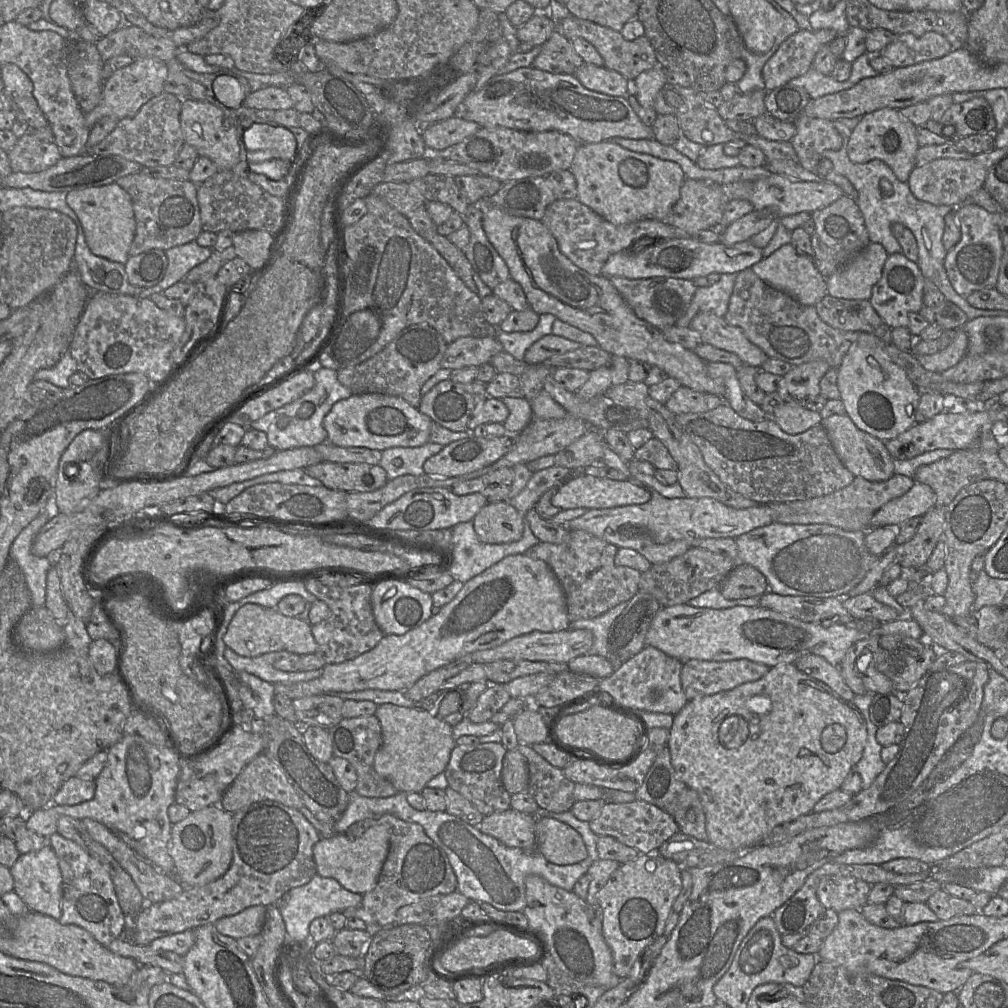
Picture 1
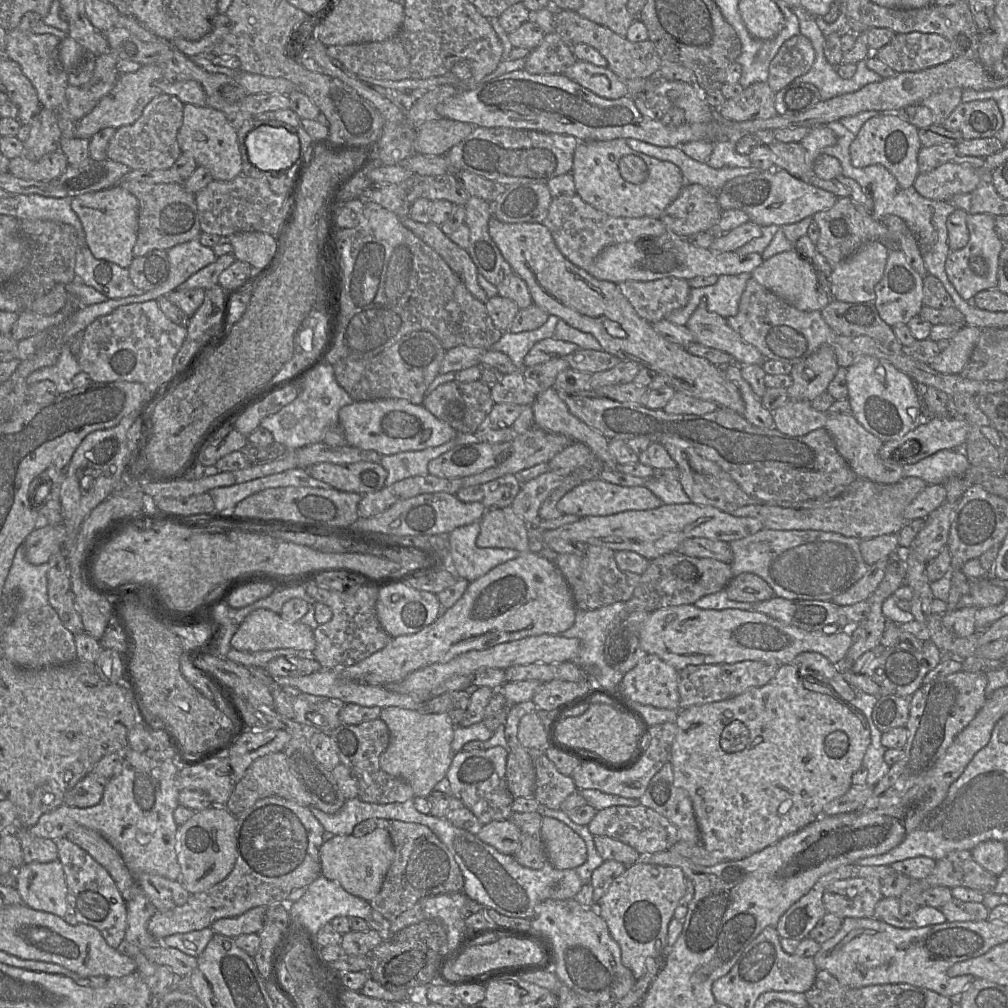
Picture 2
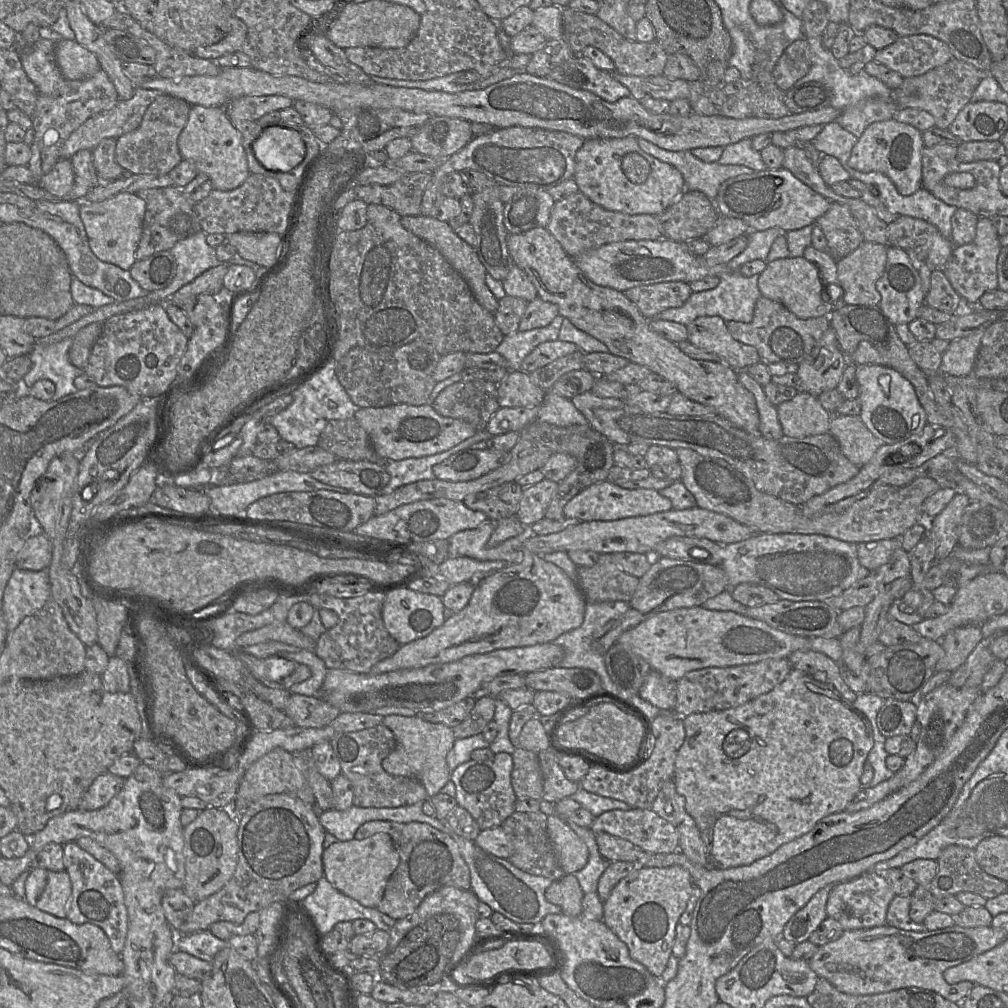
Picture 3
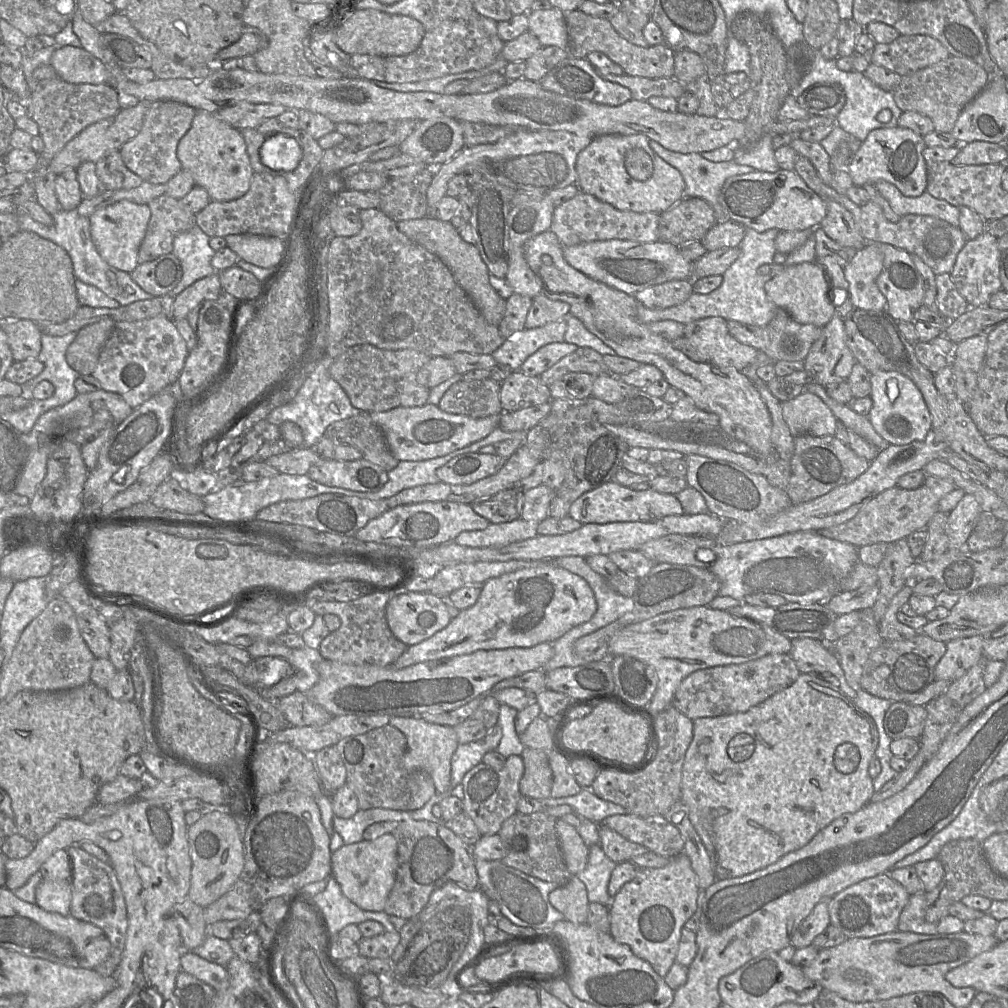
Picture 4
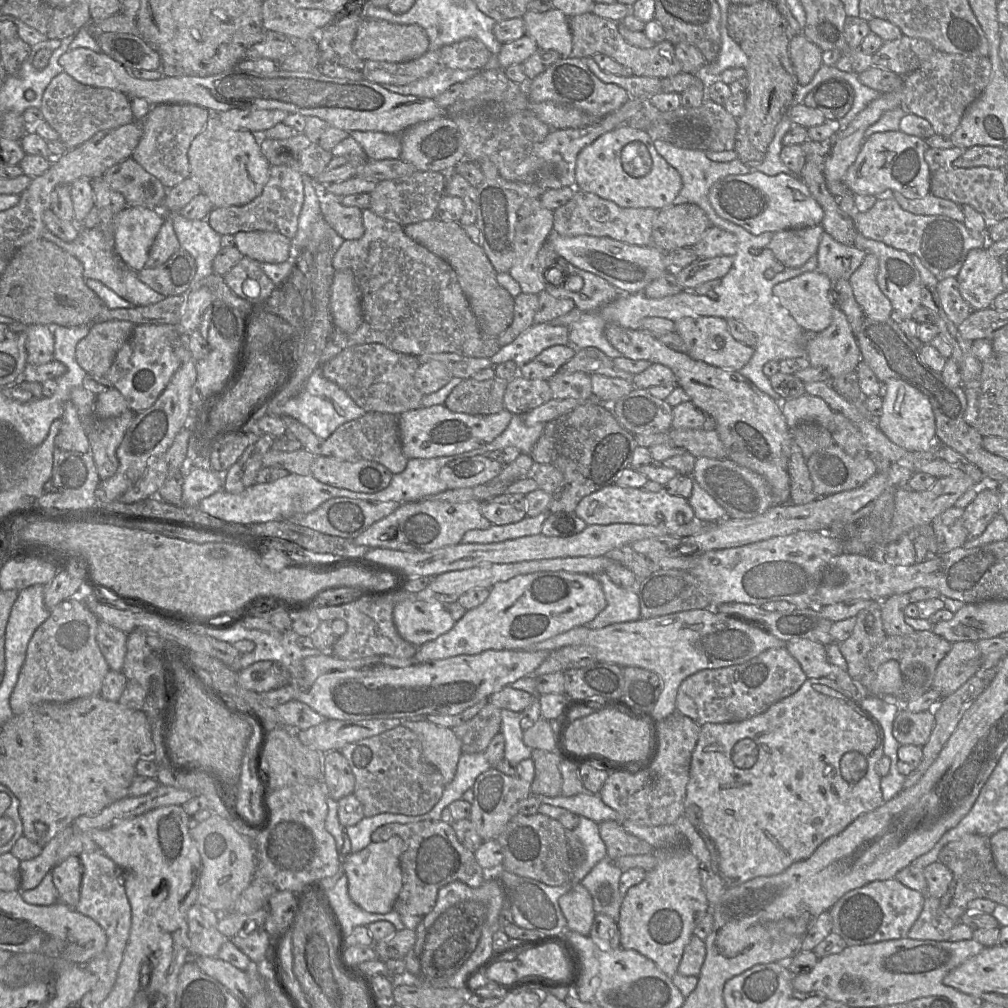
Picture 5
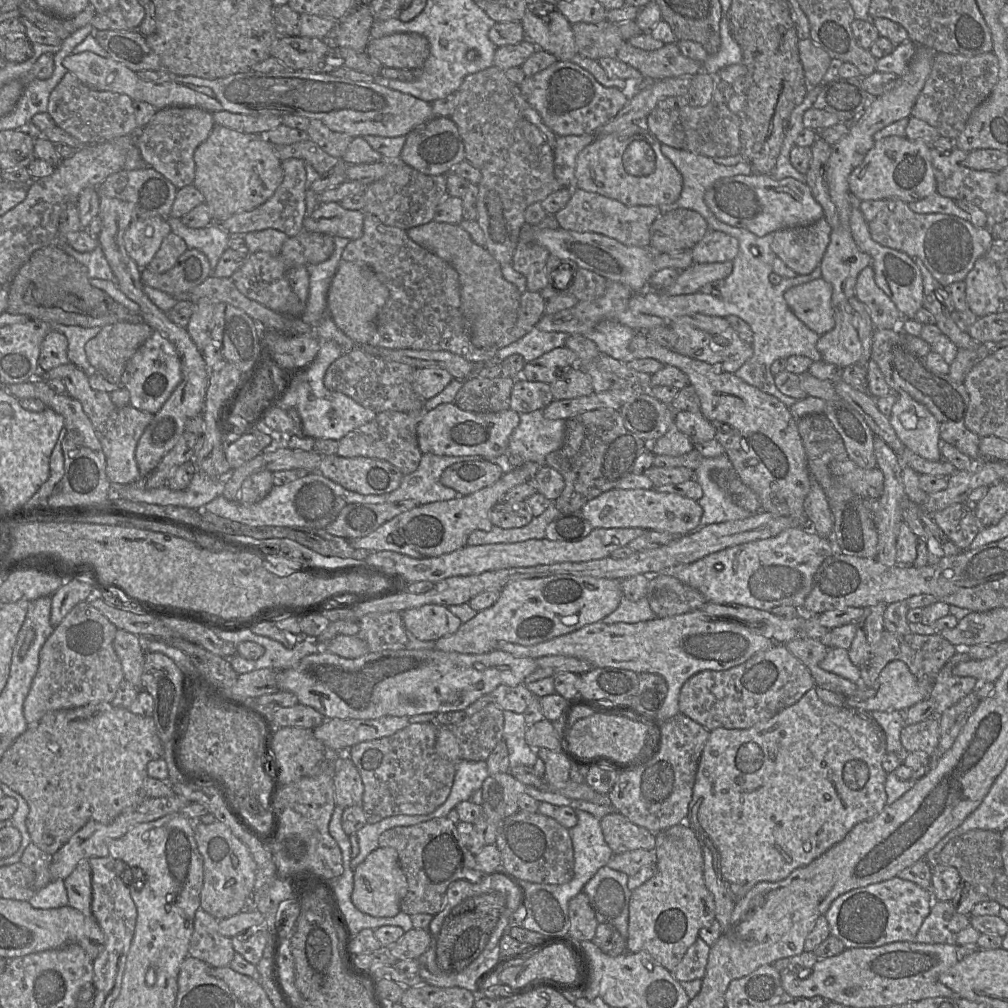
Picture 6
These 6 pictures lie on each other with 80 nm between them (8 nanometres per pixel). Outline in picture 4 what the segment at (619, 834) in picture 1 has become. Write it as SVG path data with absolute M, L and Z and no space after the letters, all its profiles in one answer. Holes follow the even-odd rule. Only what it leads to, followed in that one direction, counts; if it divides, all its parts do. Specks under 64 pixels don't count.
M618 814L605 818L600 825L658 855L675 857L683 854L684 841L680 831L663 816L642 818L632 814Z

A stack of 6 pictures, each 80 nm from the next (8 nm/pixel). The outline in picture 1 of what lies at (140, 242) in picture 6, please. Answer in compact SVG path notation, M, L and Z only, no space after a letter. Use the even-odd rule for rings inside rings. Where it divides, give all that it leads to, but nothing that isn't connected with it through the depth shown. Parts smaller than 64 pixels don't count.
M111 183L70 191L66 194L66 201L82 224L91 252L110 261L125 264L130 257L129 249L136 231L131 196L117 183Z

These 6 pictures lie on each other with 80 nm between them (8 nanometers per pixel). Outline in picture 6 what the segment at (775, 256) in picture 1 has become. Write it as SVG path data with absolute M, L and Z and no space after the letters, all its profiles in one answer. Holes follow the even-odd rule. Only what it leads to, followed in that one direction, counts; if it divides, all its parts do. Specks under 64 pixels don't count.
M817 278L789 288L784 299L795 316L821 336L835 325L832 295L832 285Z

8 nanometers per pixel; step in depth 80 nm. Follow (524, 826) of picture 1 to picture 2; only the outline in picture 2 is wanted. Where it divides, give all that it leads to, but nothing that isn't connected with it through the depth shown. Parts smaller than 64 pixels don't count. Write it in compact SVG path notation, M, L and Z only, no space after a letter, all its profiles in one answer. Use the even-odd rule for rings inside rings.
M510 819L482 825L477 836L506 855L514 855L520 846L520 830Z

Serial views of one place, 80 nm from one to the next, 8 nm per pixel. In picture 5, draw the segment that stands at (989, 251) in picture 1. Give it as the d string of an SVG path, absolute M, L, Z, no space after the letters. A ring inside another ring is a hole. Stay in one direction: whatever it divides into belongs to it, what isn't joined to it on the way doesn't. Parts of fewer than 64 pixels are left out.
M986 247L974 248L968 252L956 280L962 298L973 310L992 307L994 299L1006 290L1002 282L999 259L992 256Z

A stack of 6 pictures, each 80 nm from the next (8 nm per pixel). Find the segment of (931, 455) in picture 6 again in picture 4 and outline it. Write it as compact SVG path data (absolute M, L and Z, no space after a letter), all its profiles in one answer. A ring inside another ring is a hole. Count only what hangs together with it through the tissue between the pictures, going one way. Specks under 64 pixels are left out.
M880 371L871 374L873 405L868 418L877 433L890 445L905 445L922 441L932 429L931 414L923 395L912 380L895 371Z

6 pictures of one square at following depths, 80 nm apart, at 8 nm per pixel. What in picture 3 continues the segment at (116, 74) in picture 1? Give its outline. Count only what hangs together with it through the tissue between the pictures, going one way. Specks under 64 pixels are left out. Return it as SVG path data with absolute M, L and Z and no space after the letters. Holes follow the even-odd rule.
M136 84L134 95L129 100L118 100L113 107L87 119L66 139L60 150L60 159L68 159L79 150L95 148L105 138L114 138L138 128L148 106L161 95L159 91L145 89Z

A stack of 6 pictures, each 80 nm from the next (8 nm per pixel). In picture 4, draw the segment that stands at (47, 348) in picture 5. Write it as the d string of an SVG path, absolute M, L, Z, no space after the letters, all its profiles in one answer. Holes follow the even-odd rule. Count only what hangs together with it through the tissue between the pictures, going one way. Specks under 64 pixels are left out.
M6 320L1 326L5 331L15 361L36 359L42 348L42 331L31 320Z

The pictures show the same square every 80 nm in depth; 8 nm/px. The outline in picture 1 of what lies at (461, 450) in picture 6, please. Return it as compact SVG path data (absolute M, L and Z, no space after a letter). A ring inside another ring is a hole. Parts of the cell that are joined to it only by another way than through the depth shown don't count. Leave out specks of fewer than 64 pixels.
M378 393L355 395L337 401L325 416L328 441L341 447L383 451L393 447L419 447L429 442L432 419L400 397Z

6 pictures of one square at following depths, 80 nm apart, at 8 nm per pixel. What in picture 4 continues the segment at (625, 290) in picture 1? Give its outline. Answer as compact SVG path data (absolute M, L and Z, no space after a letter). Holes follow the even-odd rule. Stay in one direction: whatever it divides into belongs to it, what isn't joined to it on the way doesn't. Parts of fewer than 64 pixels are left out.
M671 280L636 292L634 298L650 309L664 309L683 303L693 292L691 280Z

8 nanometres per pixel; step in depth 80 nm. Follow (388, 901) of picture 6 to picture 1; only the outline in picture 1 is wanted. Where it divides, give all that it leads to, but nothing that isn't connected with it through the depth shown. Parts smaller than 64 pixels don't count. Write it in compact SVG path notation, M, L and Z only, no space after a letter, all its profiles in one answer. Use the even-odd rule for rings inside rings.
M381 825L370 827L356 839L350 839L345 834L334 834L329 838L321 838L313 847L317 874L333 878L345 889L363 895L375 888L388 855L389 844L389 831Z

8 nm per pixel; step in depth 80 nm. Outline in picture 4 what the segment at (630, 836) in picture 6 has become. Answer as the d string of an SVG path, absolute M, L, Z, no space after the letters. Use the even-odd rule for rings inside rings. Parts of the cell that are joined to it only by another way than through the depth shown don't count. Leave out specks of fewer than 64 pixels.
M599 826L600 846L612 861L618 863L630 861L649 851L640 844L631 842L610 828Z

